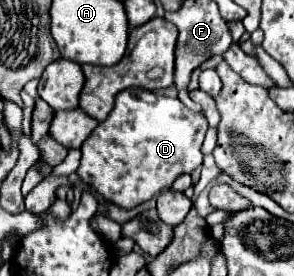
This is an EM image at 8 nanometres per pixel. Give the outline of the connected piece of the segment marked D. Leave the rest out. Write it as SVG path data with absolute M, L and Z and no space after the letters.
M128 88L116 96L114 110L98 124L92 136L82 144L82 160L78 176L92 186L104 200L122 208L134 208L162 190L168 190L180 174L190 174L202 164L202 142L208 130L208 120L202 112L186 108L178 98L154 94L144 88Z

